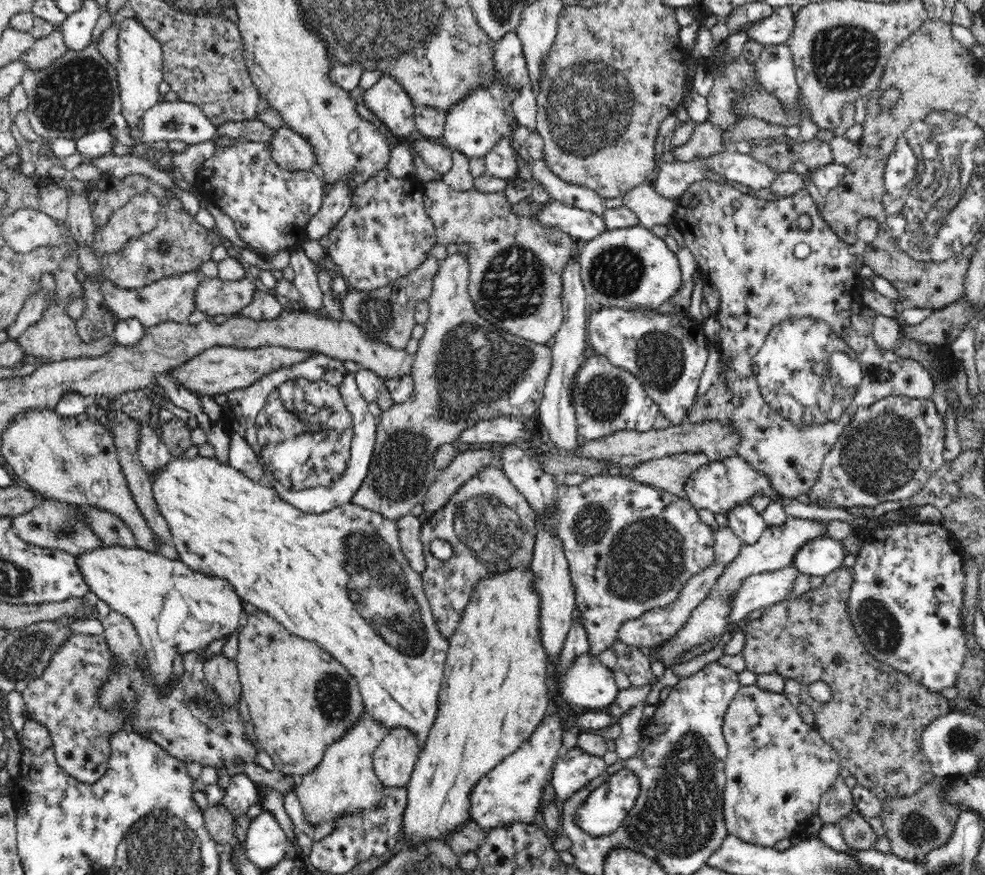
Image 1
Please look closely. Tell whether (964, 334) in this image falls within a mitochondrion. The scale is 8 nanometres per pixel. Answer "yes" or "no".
no

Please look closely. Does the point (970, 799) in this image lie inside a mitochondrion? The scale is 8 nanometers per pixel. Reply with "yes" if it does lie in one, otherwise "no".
no

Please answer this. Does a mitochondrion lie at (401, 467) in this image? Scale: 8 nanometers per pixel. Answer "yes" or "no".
yes

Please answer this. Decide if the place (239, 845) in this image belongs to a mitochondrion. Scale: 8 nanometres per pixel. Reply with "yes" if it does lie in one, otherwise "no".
no

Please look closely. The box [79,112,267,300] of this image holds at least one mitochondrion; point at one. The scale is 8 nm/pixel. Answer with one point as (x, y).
(166, 245)

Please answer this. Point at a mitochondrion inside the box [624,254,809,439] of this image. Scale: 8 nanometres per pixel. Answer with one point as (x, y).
(661, 356)

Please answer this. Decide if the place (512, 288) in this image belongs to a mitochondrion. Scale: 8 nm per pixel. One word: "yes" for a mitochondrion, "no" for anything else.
yes

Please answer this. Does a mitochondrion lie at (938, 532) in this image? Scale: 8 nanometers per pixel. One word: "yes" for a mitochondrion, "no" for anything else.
no

